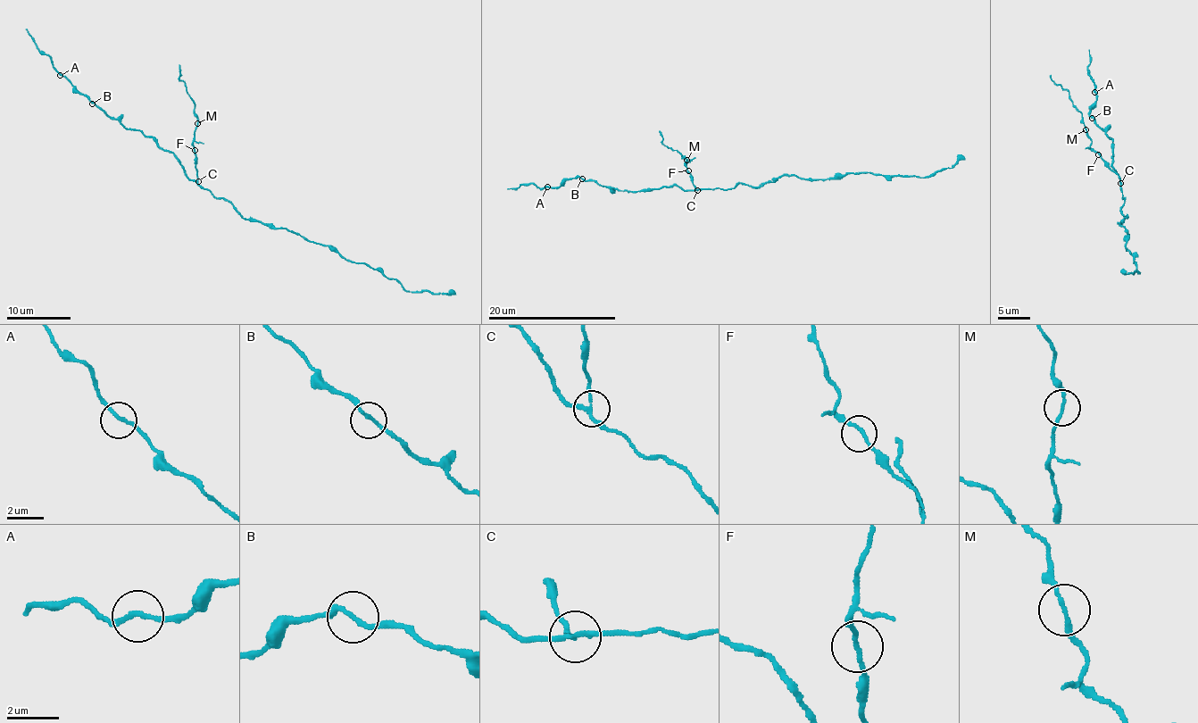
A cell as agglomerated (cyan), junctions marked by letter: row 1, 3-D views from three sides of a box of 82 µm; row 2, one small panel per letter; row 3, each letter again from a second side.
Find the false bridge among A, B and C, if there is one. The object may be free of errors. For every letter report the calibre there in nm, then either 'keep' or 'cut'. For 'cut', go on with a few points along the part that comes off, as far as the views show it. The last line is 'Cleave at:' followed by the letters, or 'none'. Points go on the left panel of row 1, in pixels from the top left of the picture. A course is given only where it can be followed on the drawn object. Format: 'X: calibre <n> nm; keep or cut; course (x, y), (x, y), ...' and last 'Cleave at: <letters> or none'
A: calibre 160 nm; keep
B: calibre 160 nm; keep
C: calibre 150 nm; cut; course (198, 180), (194, 141), (197, 125), (195, 103), (187, 86), (178, 78), (181, 73), (178, 65)
Cleave at: C

